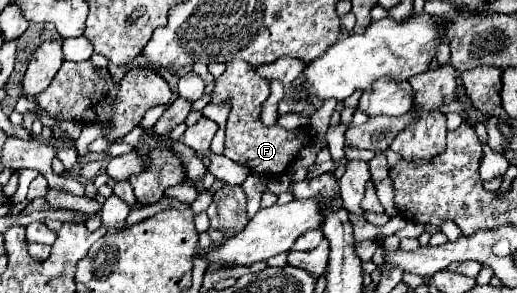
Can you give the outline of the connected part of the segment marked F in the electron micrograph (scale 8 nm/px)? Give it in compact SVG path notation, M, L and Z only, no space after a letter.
M231 60L227 64L227 70L223 76L217 78L215 90L213 90L213 102L231 102L231 114L227 120L225 130L225 150L223 156L231 158L237 164L243 164L249 168L255 176L279 176L287 172L291 162L297 158L299 150L309 144L307 132L303 128L283 132L277 124L275 126L263 126L261 122L261 106L269 98L269 82L261 78L257 72L253 72L251 64L243 60Z

